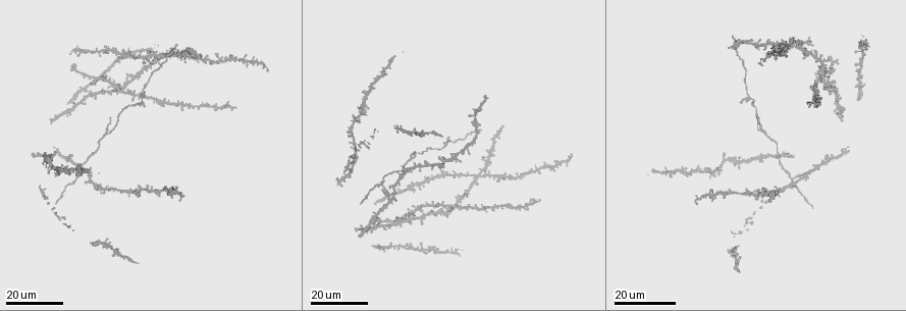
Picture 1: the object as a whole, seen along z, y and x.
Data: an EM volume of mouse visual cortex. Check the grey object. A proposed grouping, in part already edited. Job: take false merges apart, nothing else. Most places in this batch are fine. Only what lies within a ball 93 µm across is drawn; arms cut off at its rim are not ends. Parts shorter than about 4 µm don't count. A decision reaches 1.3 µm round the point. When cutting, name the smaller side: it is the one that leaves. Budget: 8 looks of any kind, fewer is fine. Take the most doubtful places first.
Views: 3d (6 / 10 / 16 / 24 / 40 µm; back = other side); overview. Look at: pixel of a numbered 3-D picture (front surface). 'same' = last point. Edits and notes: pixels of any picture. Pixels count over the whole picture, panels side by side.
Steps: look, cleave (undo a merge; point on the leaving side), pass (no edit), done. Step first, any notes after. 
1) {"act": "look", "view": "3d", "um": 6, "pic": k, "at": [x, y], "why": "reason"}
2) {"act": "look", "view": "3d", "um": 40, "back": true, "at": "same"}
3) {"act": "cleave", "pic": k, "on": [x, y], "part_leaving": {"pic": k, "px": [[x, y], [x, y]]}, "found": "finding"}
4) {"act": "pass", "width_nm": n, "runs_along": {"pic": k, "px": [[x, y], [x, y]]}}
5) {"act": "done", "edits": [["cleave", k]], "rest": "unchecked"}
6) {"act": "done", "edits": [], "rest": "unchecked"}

{"act": "look", "view": "3d", "um": 24, "pic": 1, "at": [105, 132], "why": "three arms meet"}

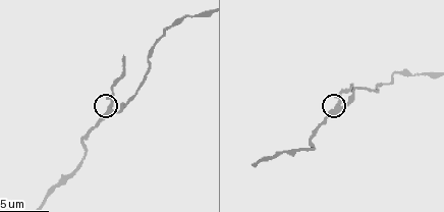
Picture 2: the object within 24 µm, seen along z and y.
{"act": "look", "view": "3d", "um": 10, "pic": 2, "at": [336, 111]}

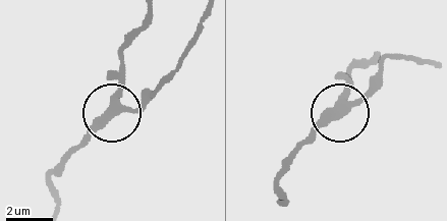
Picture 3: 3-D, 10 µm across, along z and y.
{"act": "pass", "arms": 3, "runs_along": {"pic": 3, "px": [[206, 16], [156, 92], [111, 110], [120, 53]]}, "found": "one neuron here"}

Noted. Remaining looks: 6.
{"act": "look", "view": "3d", "um": 24, "pic": 1, "at": [525, 172], "why": "thin arm on a thick one"}

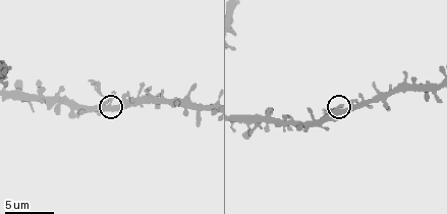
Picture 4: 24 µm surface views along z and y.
{"act": "look", "view": "3d", "um": 6, "pic": 4, "at": [109, 103], "why": "zoom in"}

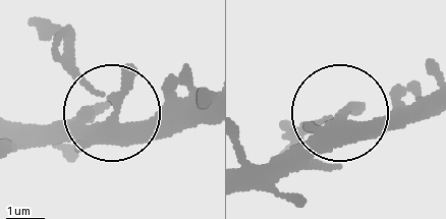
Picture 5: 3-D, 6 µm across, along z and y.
{"act": "pass", "width_nm": 310, "found": "all the same neuron"}

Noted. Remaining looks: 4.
{"act": "look", "view": "3d", "um": 24, "pic": 1, "at": [793, 177], "why": "branch point"}

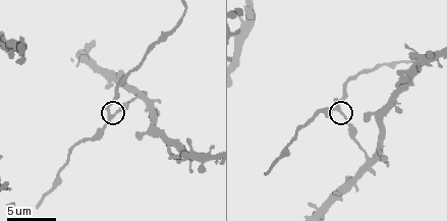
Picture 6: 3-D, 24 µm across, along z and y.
{"act": "look", "view": "3d", "um": 10, "pic": 6, "at": [340, 110]}

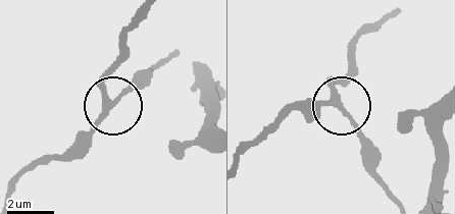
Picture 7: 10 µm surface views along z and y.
{"act": "pass", "width_nm": 200, "runs_along": {"pic": 7, "px": [[148, 10], [130, 29], [108, 69], [106, 110], [62, 155]]}, "found": "all the same neuron"}

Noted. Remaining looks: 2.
{"act": "look", "view": "3d", "um": 16, "pic": 1, "at": [426, 214], "why": "four arms meet"}

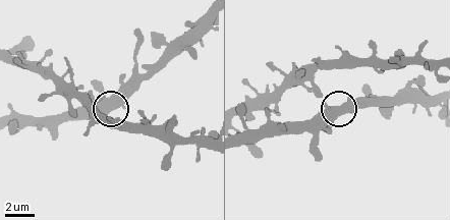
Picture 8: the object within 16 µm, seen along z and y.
{"act": "look", "view": "3d", "um": 6, "pic": 8, "at": [98, 108], "why": "zoom in"}

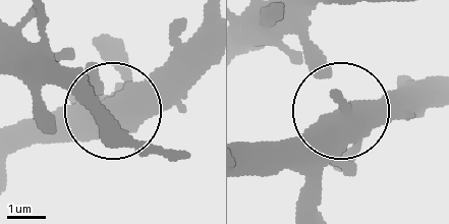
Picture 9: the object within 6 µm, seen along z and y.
{"act": "pass", "side_arm_um": 51, "runs_along": {"pic": 9, "px": [[207, 30], [112, 108], [44, 59]]}, "found": "continuous, no second neuron"}

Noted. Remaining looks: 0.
{"act": "done", "edits": [], "rest": "unchecked"}

